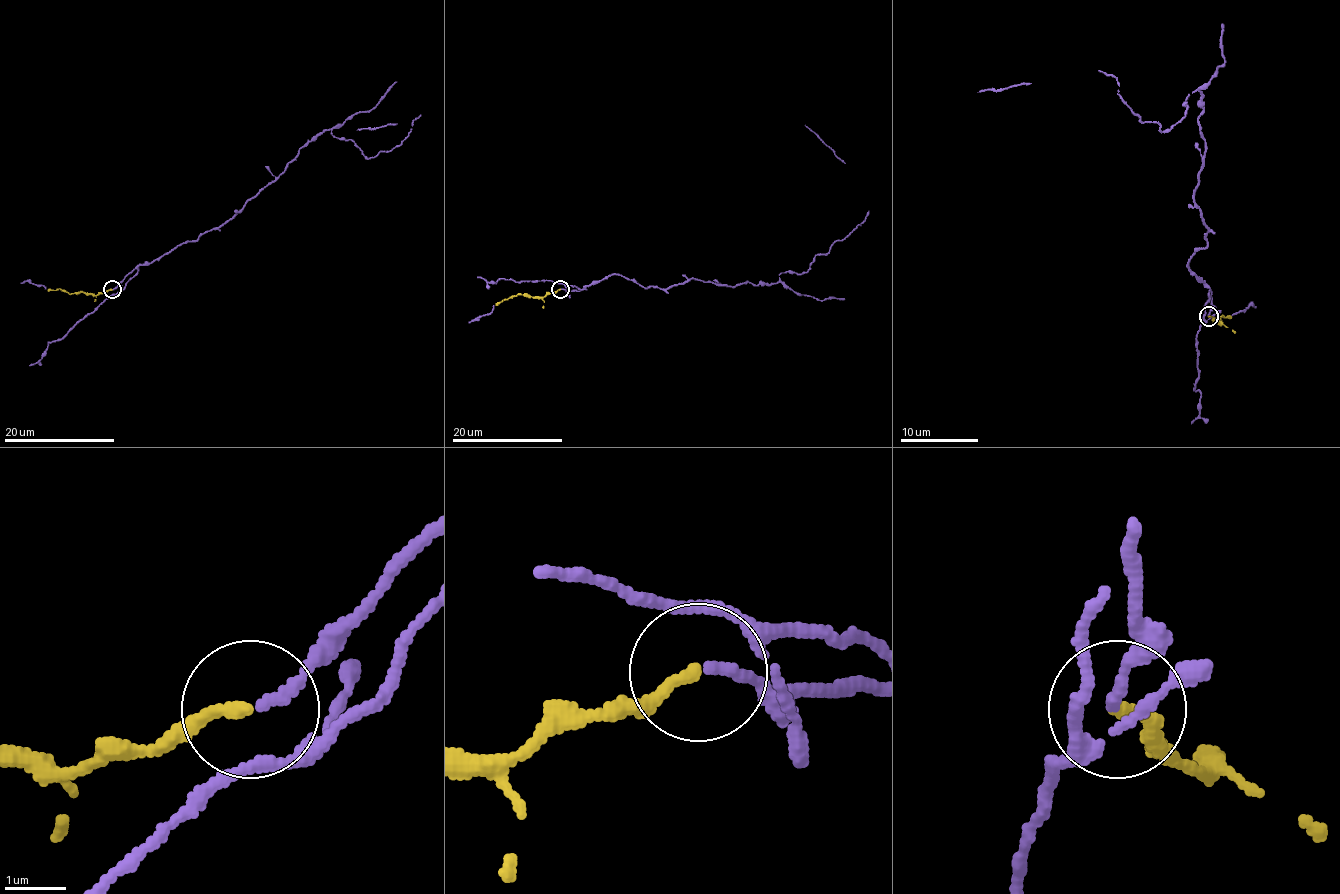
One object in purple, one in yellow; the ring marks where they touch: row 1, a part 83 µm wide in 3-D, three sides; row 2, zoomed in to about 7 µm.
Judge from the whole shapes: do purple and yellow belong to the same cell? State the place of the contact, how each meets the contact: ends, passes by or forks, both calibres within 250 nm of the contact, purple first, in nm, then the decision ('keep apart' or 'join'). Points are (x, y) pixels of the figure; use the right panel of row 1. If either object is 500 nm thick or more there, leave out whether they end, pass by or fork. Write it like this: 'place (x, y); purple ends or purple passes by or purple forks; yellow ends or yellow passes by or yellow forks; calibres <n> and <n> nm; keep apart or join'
place (1209, 316); purple ends; yellow ends; calibres 170 and 190 nm; join

